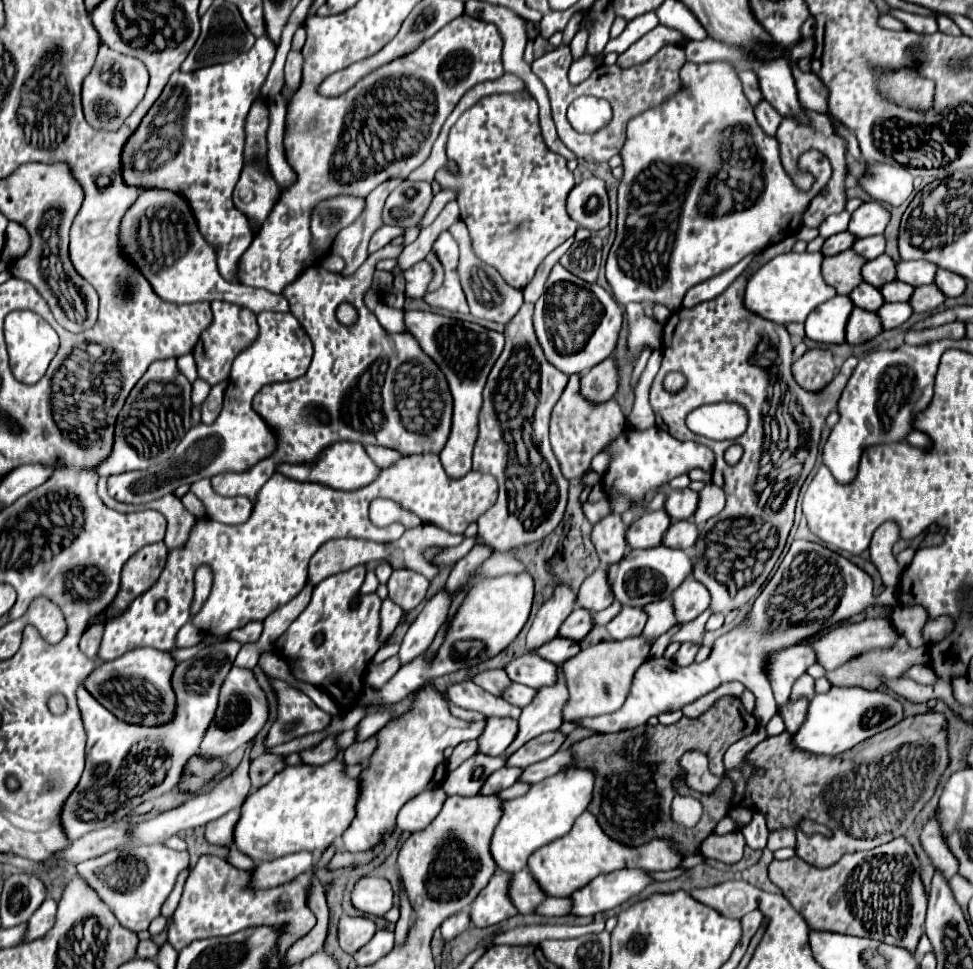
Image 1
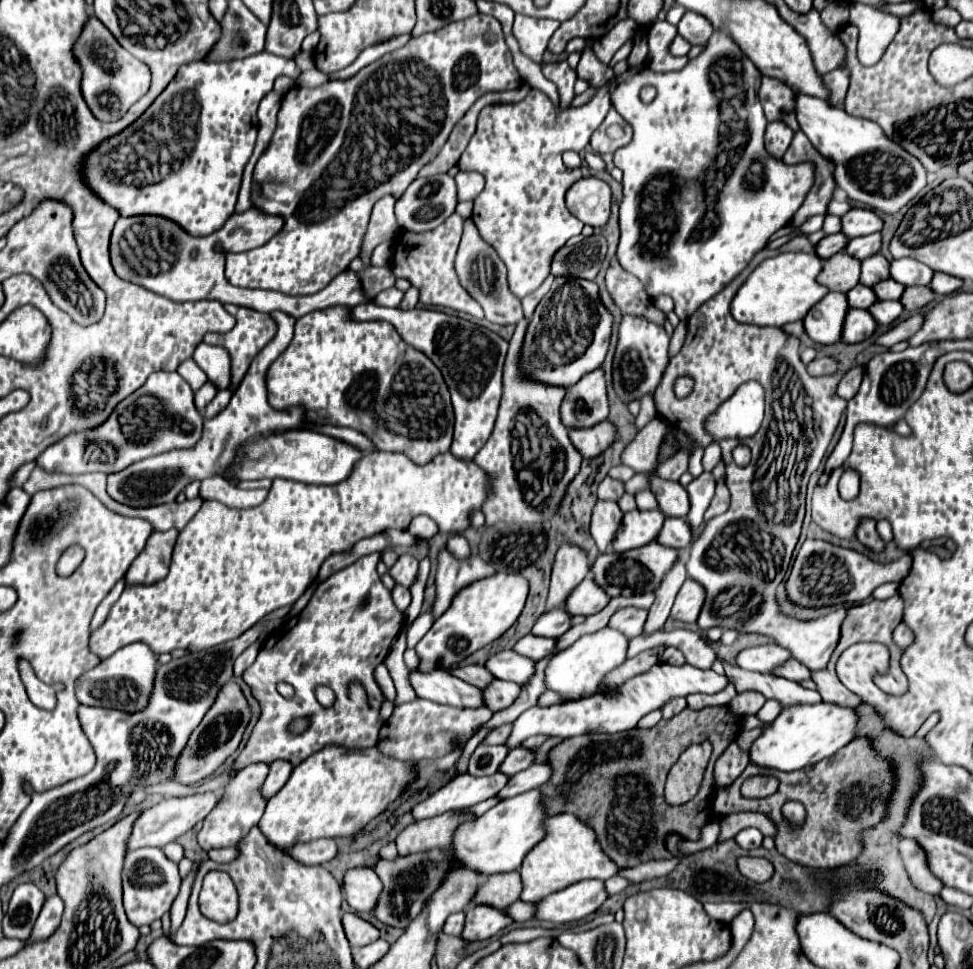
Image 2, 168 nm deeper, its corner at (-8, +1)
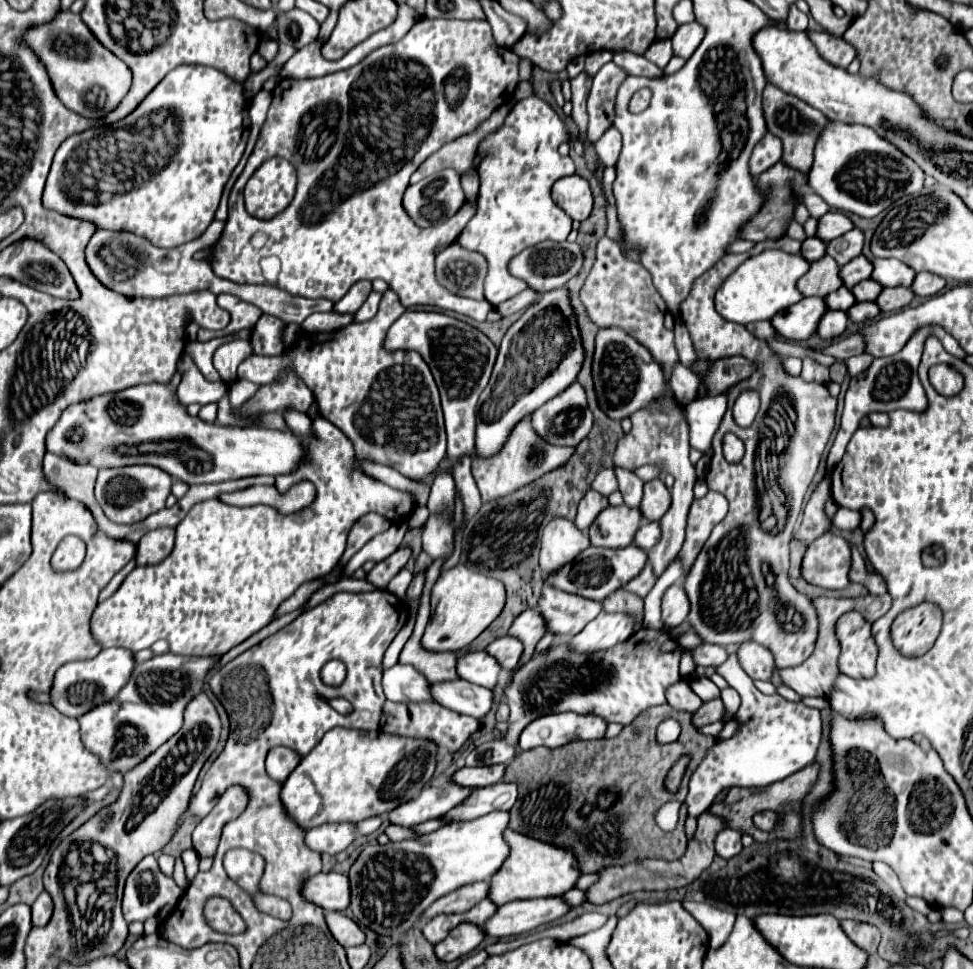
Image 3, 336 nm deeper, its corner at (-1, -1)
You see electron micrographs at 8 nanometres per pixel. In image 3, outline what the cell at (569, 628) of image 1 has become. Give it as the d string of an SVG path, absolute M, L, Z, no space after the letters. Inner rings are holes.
M529 609L529 611L523 611L521 615L517 615L517 619L513 621L513 625L509 627L509 635L517 637L525 645L525 655L522 655L517 666L510 670L508 681L511 680L512 671L527 663L527 659L535 653L535 645L545 635L545 631L547 631L545 621L541 619L541 613L537 609Z

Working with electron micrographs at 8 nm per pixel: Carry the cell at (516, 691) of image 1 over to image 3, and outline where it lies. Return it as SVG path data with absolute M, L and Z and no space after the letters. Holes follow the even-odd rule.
M463 679L449 683L433 683L429 685L429 691L433 691L433 701L461 715L483 717L493 707L491 689L467 683Z

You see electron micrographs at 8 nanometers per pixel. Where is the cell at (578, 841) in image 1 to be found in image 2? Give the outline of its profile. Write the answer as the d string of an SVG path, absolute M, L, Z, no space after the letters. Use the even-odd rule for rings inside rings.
M562 813L554 815L546 821L548 825L548 837L544 837L524 859L520 867L522 875L522 901L542 901L548 897L548 893L556 893L558 889L566 889L572 883L578 883L582 879L610 879L614 877L622 867L614 861L608 861L604 857L604 851L600 849L600 843L596 841L596 833L588 829L576 815Z

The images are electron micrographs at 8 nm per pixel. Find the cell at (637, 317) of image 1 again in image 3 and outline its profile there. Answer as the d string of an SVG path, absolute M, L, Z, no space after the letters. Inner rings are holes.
M617 327L599 329L595 337L595 353L593 353L593 383L597 393L597 403L611 419L625 419L633 411L647 407L657 395L663 393L665 377L649 351L629 337L625 331Z

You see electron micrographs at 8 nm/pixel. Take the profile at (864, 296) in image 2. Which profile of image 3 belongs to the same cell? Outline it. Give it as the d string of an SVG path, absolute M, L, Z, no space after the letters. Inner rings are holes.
M839 287L837 291L825 295L823 299L825 299L827 309L841 309L841 311L847 311L855 303L855 297L847 287Z

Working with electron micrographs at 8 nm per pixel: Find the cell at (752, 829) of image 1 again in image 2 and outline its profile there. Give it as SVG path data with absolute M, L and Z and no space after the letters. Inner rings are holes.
M750 827L750 829L740 831L734 839L736 839L736 843L738 843L742 849L758 849L758 847L762 847L764 835L762 835L758 829Z

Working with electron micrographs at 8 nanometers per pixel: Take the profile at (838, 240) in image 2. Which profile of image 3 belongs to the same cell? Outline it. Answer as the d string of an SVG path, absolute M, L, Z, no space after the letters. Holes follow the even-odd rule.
M809 237L809 239L803 241L801 255L803 255L809 263L813 263L813 261L817 261L817 259L821 259L821 257L825 255L825 249L827 249L827 243L825 243L825 241L821 241L821 239L817 239L817 237Z

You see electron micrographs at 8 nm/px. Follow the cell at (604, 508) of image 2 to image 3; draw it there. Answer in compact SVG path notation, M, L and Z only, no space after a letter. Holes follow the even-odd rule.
M589 489L585 493L585 497L581 499L579 503L579 509L577 509L577 517L575 517L575 525L581 529L581 531L587 531L589 525L595 521L595 517L609 505L607 497L605 495L599 495L597 491Z

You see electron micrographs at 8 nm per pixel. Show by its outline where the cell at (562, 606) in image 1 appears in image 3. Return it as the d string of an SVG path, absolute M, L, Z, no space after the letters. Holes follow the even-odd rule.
M565 517L551 519L541 537L543 573L547 575L549 571L555 571L565 563L571 563L589 545L591 543L587 539L587 533L577 531L571 519L565 519Z

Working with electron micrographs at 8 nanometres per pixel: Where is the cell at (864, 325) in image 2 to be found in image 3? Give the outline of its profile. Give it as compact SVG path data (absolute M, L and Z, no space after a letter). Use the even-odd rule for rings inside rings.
M827 311L821 317L821 323L817 325L817 335L821 339L835 339L839 337L847 327L847 313L845 311Z

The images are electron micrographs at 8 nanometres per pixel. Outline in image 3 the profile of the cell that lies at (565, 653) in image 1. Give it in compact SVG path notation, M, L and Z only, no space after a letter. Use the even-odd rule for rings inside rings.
M505 635L501 639L495 639L485 647L485 651L497 659L497 663L503 669L513 669L519 663L519 657L523 655L523 647L519 639L513 639L511 635Z

